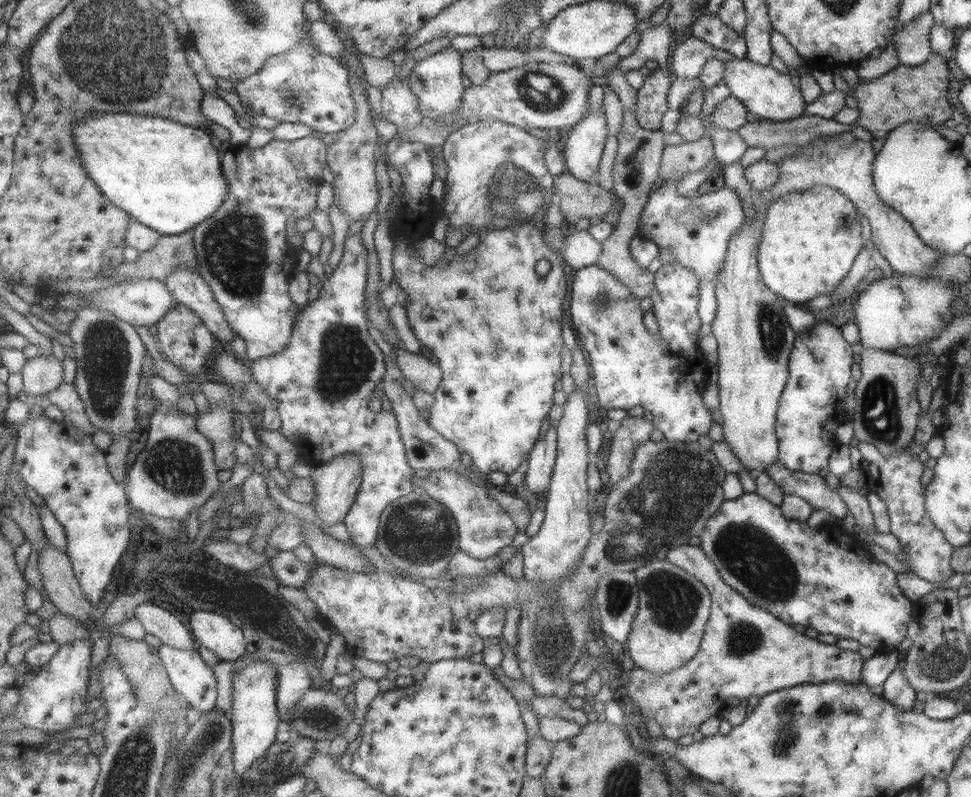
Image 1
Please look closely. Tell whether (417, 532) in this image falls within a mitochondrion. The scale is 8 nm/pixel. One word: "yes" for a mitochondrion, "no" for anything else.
yes

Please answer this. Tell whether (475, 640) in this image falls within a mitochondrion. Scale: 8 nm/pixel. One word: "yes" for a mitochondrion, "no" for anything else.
no

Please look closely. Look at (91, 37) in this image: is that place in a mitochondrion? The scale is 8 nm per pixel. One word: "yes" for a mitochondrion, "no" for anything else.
yes

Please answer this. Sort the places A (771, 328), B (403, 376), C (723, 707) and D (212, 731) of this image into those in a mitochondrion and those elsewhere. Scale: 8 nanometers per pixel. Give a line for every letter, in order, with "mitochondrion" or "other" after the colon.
A: mitochondrion
B: other
C: other
D: mitochondrion

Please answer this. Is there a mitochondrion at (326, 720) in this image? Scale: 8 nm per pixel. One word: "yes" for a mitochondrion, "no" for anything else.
yes

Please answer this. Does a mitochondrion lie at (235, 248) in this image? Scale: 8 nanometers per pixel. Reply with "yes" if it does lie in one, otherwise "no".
yes

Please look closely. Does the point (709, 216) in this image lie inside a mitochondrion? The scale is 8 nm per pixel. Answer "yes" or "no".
yes

